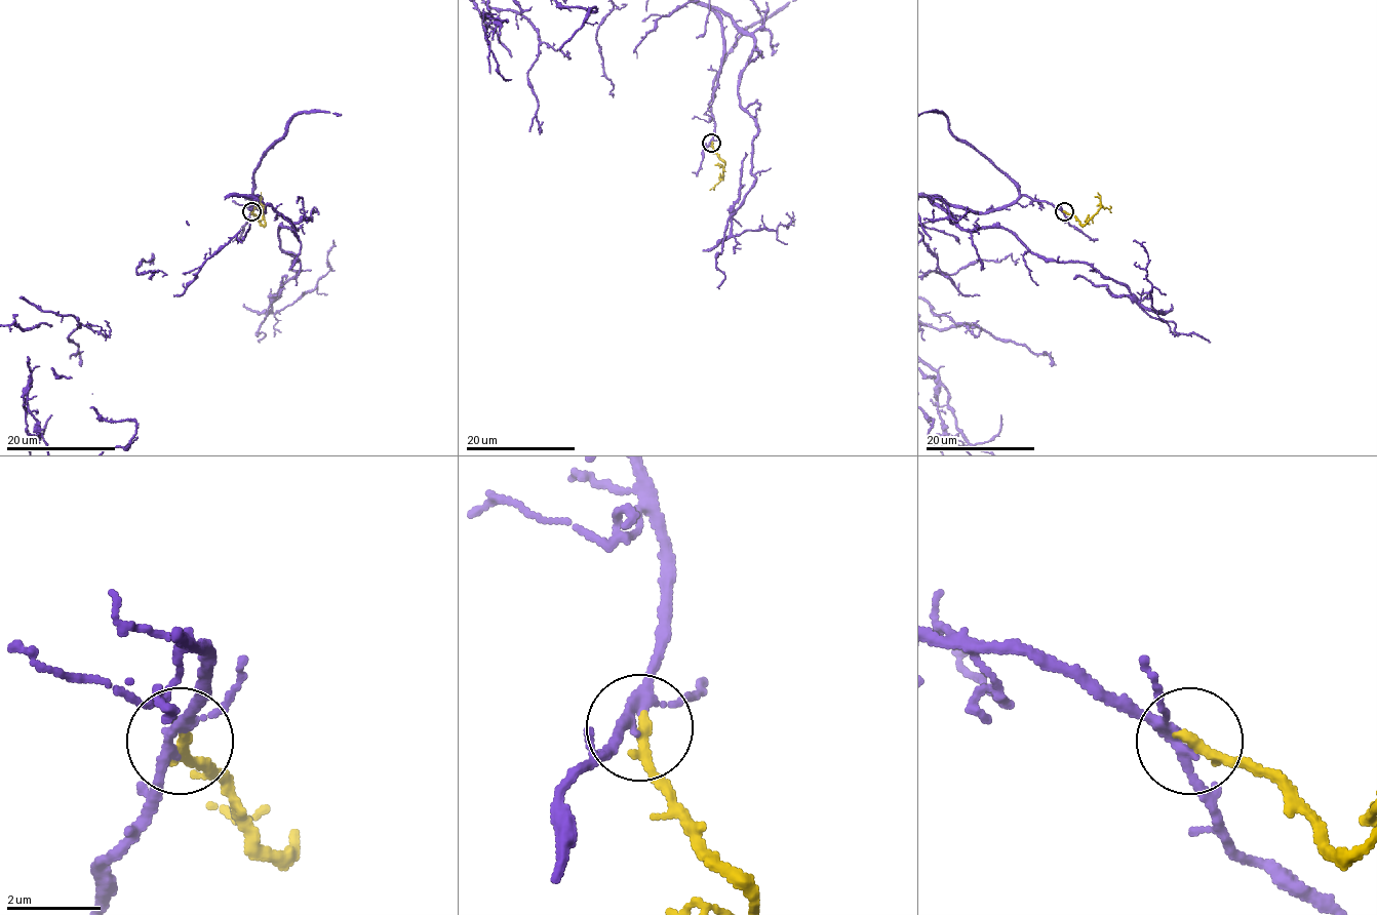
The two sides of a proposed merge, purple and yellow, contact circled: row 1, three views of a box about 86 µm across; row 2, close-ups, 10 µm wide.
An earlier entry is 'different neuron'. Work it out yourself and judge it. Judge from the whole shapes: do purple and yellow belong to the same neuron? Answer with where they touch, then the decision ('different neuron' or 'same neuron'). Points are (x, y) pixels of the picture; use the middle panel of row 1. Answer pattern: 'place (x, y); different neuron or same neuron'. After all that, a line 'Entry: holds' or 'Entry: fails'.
place (711, 143); same neuron
Entry: fails

